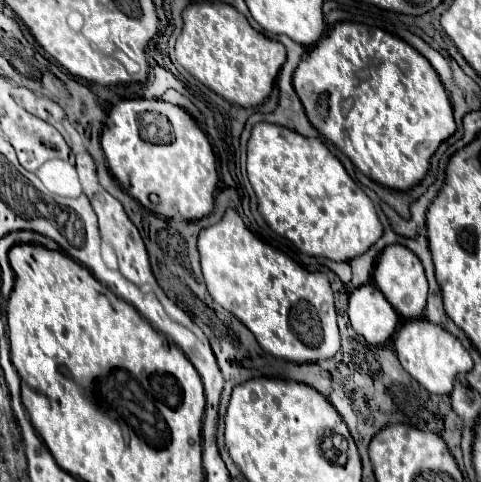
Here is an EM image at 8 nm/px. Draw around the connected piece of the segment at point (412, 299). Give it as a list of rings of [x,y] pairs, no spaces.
[[[387,245],[377,261],[373,279],[375,279],[375,285],[381,289],[381,293],[385,295],[385,299],[393,305],[393,309],[401,317],[405,319],[423,317],[425,303],[427,303],[427,279],[425,279],[423,265],[413,251],[409,251],[403,245]]]

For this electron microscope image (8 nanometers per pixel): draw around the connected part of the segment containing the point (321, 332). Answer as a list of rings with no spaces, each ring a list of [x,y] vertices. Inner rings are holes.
[[[227,209],[219,223],[203,229],[199,233],[197,245],[201,253],[201,269],[209,295],[223,309],[231,311],[255,335],[257,343],[267,353],[293,363],[313,363],[329,359],[339,351],[341,337],[337,329],[335,299],[325,273],[313,273],[299,267],[291,257],[257,239],[233,209]]]

